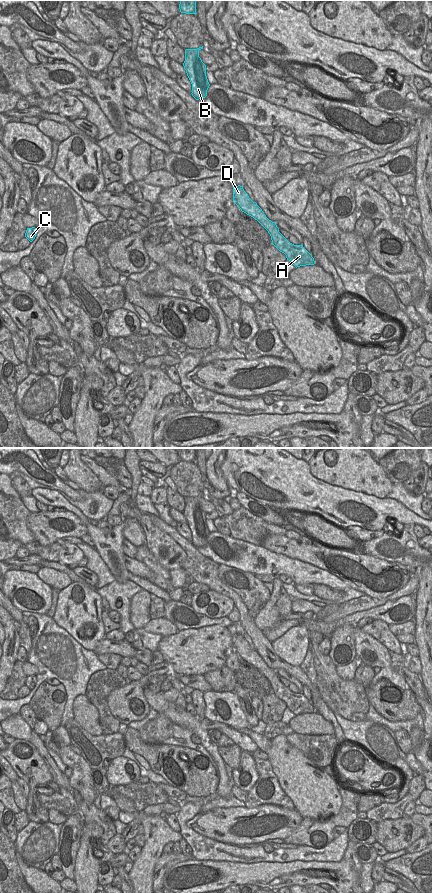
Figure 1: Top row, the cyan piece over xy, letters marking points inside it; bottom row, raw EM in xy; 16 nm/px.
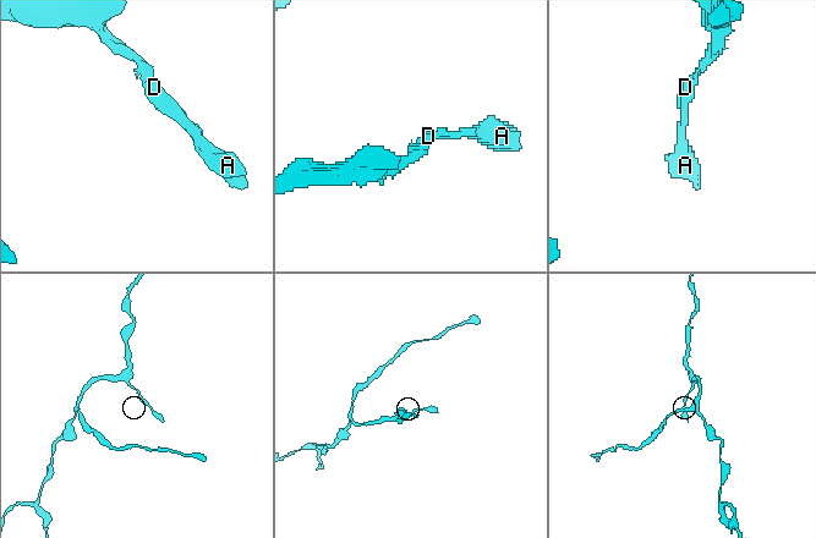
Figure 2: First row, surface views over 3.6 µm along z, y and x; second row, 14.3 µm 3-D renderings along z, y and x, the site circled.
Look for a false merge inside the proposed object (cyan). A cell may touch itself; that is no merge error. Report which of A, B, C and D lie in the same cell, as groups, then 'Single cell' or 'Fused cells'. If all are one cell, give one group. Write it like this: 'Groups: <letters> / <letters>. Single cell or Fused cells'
Groups: A B C D. Single cell.

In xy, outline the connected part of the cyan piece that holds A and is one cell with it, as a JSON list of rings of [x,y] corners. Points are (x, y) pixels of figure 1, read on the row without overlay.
[[[243,634],[233,635],[233,650],[242,660],[257,668],[270,682],[272,692],[286,703],[287,708],[296,716],[306,713],[314,713],[315,709],[312,703],[303,695],[303,693],[294,693],[290,691],[280,680],[275,670],[269,668],[262,657],[253,650],[244,639]]]

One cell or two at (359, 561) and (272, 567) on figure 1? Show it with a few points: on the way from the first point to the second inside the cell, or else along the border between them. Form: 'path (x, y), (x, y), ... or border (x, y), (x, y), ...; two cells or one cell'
border (288, 556), (308, 562), (327, 570), (331, 574); two cells

